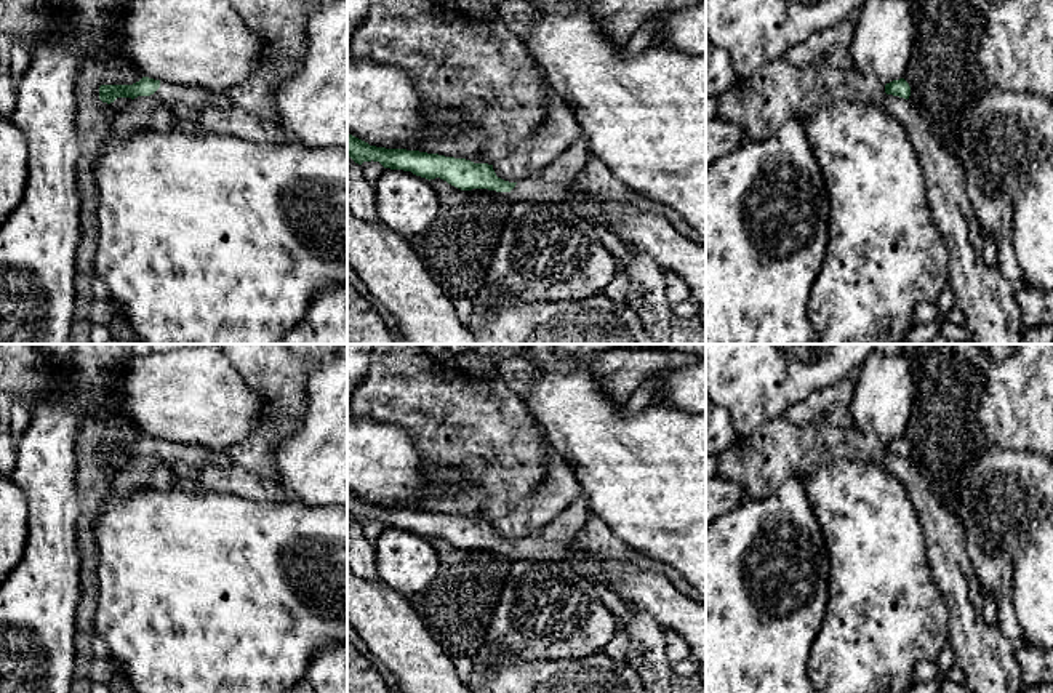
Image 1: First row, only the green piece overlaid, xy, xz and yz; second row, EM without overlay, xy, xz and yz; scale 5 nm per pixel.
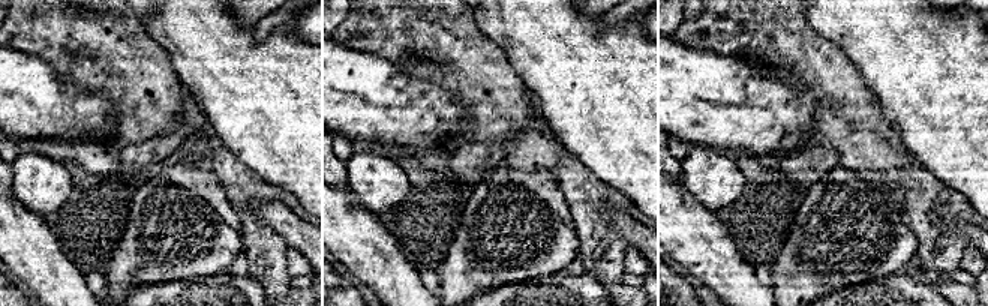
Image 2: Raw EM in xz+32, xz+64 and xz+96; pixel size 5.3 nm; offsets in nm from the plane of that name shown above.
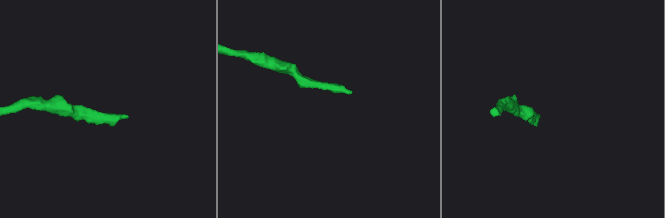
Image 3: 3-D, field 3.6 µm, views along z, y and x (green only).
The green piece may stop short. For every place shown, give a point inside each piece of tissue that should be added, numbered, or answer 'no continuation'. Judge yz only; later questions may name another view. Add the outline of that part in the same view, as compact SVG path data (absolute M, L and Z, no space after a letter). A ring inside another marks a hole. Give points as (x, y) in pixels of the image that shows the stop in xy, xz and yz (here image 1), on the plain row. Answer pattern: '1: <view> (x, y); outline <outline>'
no continuation

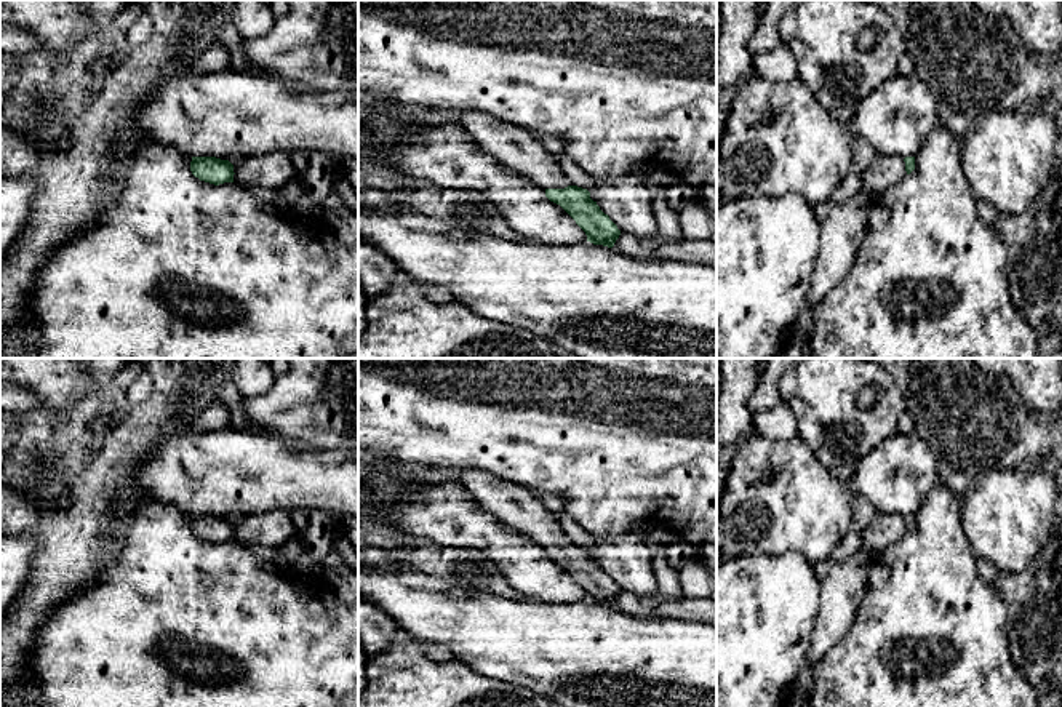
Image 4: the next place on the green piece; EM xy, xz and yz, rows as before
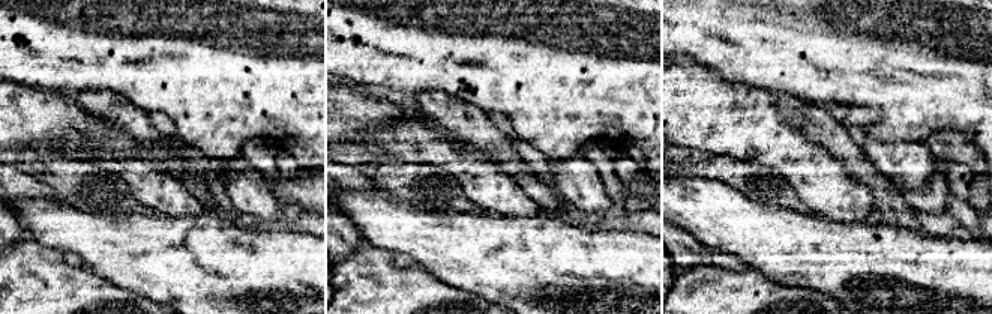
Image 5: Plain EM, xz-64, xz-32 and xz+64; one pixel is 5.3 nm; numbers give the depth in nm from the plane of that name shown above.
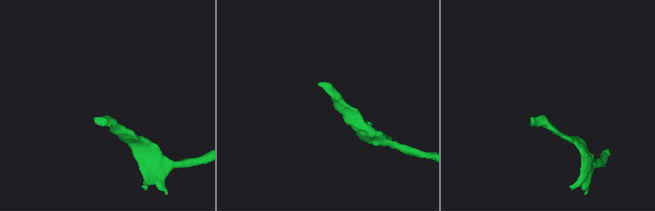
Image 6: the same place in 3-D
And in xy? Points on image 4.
no continuation

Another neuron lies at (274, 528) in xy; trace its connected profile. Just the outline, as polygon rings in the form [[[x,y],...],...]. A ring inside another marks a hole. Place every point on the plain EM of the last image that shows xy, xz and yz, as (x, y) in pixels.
[[[281,509],[246,513],[234,523],[234,531],[234,541],[248,549],[280,549],[296,534],[289,512]]]

